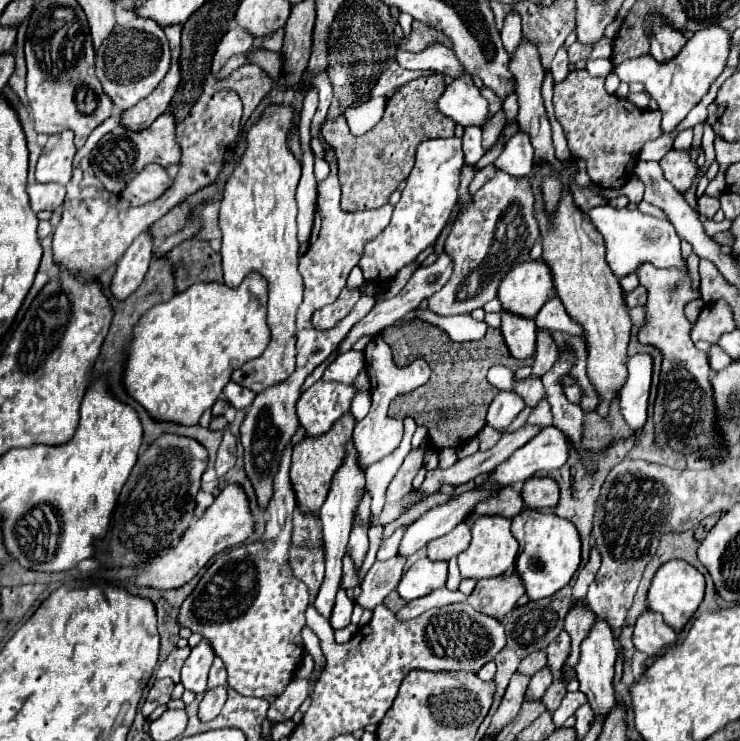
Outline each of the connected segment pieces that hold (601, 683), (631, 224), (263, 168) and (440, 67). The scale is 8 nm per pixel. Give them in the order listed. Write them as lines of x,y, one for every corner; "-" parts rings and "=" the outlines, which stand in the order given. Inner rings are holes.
595,622
593,628
591,628
591,634
583,640
581,660
575,668
577,680
579,680
579,690
587,696
587,702
589,702
595,716
607,718
607,714
615,706
615,692
611,688
613,686
613,676
615,676
615,670
613,670
615,660
617,660
615,636
611,634
611,630
607,630
607,626
603,626
603,622
=
609,204
605,206
595,206
589,212
591,222
595,228
603,234
605,246
607,246
607,262
611,266
611,272
617,278
623,278
631,272
635,272
641,262
649,262
655,268
665,268
665,266
675,266
681,270
687,270
685,260
681,260
681,248
679,248
679,236
675,234
671,222
665,218
653,218
649,214
643,214
639,210
629,210
629,208
613,208
=
269,106
263,118
247,134
247,150
237,170
231,174
221,200
221,256
223,280
229,288
237,288
247,274
257,272
267,280
267,326
271,340
265,352
243,364
231,374
231,380
255,394
285,382
295,370
297,326
295,314
303,300
303,278
297,270
297,204
295,190
301,178
301,164
287,148
287,130
291,128
291,106
=
441,44
429,46
417,54
399,52
395,54
395,60
401,68
407,68
407,70
435,70
451,78
459,78
465,74
465,68
459,62
459,58
455,56
455,52

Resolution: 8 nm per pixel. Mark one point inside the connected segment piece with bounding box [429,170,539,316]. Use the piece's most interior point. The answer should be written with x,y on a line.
496,231

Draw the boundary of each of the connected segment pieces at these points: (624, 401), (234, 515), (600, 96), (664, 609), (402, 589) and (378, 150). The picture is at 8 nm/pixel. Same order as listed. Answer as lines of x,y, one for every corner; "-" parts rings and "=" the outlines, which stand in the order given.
649,354
629,356
629,362
627,362
629,378
621,390
621,414
633,430
641,430
647,420
651,368
653,364
=
227,484
215,502
205,510
205,514
187,528
179,544
163,554
161,558
151,560
145,568
139,568
135,574
137,586
149,586
157,590
173,590
187,584
215,554
221,554
225,548
243,544
253,532
253,516
249,510
249,500
239,484
=
573,70
561,84
555,84
555,116
563,126
565,138
569,142
569,148
575,158
583,158
587,162
587,174
593,184
599,188
621,188
633,178
635,162
639,160
639,150
645,142
655,140
661,136
659,128
659,110
641,110
629,100
621,100
615,94
607,94
603,88
605,78
593,78
587,70
=
671,560
667,564
663,564
655,576
653,576
653,582
649,586
649,594
647,594
647,602
649,602
649,608
653,612
659,612
665,622
673,628
673,630
681,630
689,618
695,614
695,610
699,608
701,600
703,600
703,594
705,594
705,578
703,574
693,568
691,564
683,562
683,560
=
419,558
409,570
405,570
397,594
411,602
415,598
427,596
437,588
443,588
447,580
447,562
433,562
429,558
=
431,74
417,78
399,88
399,92
387,100
381,122
363,136
353,136
345,118
326,118
322,126
323,139
335,150
339,160
339,182
343,190
341,208
345,212
381,208
389,202
389,196
397,190
411,168
417,146
429,138
451,138
455,124
443,116
437,108
439,96
445,92
445,78

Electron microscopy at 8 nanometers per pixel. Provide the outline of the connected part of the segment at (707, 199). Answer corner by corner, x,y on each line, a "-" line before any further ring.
703,194
698,201
698,207
701,214
707,218
712,219
715,213
721,208
718,198

